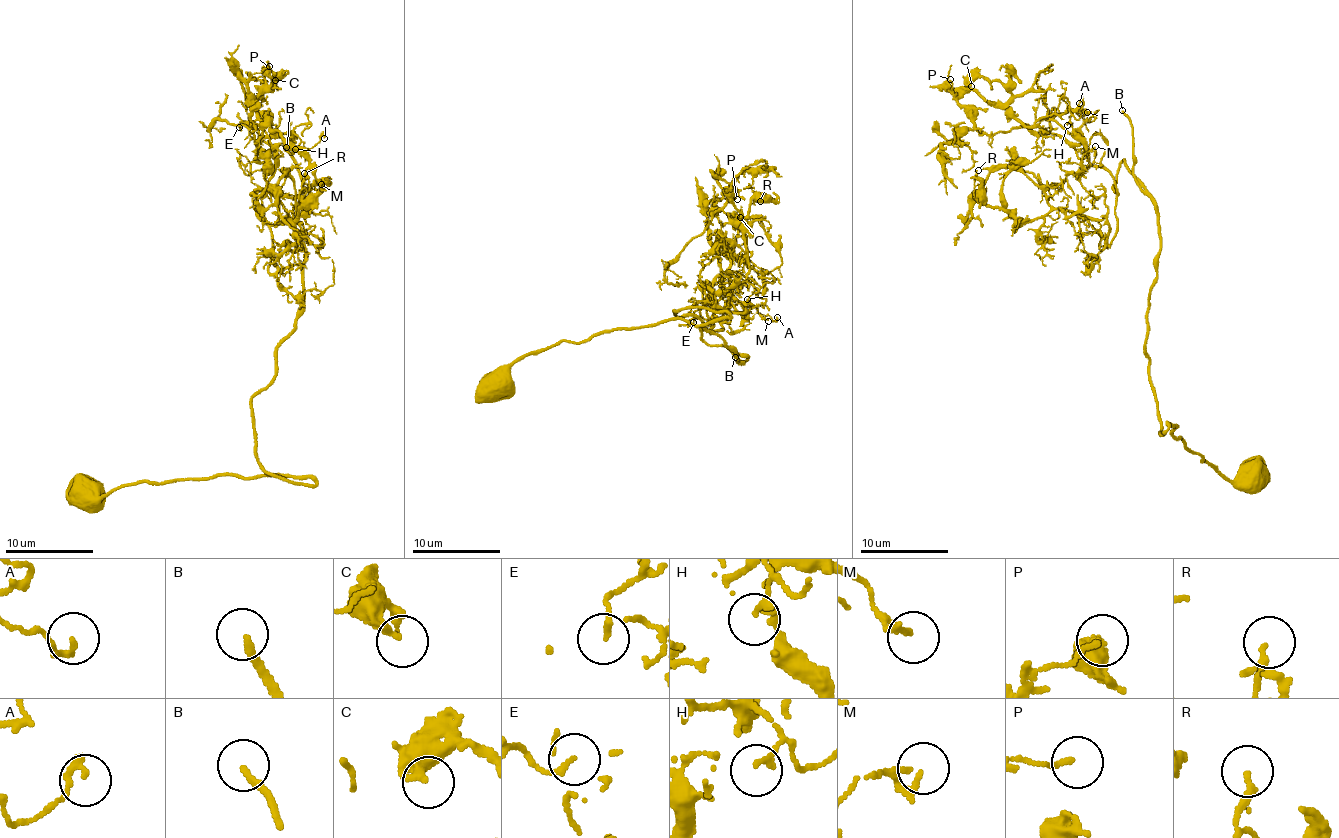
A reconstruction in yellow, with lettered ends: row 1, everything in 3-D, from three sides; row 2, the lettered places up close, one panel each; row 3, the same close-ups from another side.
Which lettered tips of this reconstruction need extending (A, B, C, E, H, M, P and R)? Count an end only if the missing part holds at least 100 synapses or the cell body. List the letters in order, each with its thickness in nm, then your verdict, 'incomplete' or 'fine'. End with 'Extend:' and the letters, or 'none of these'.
A: 180 nm | fine
B: 190 nm | incomplete
C: 240 nm | fine
E: 160 nm | fine
H: 140 nm | fine
M: 200 nm | fine
P: 150 nm | fine
R: 190 nm | fine
Extend: B

